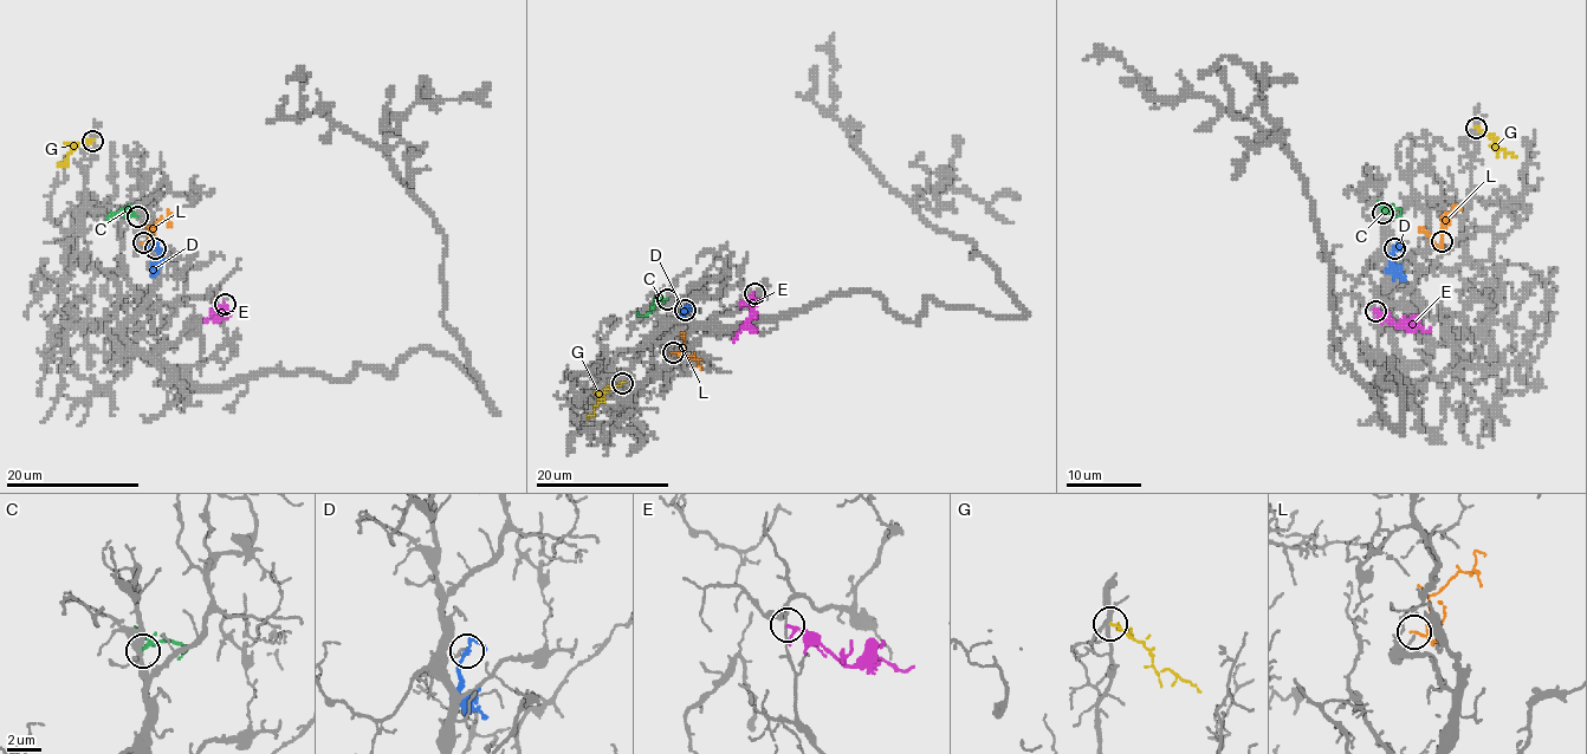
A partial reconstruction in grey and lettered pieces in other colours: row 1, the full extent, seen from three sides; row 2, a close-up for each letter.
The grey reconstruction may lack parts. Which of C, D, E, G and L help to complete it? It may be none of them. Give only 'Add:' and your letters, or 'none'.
Add: C, L

